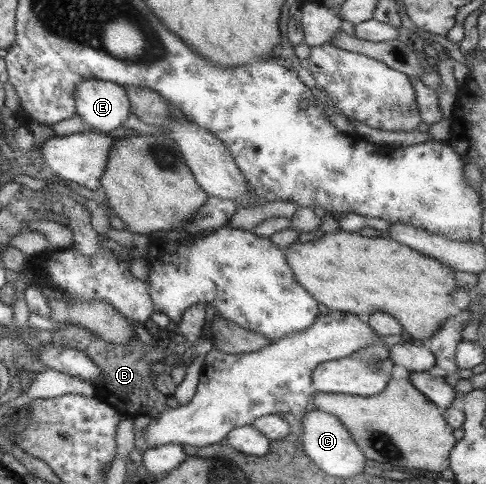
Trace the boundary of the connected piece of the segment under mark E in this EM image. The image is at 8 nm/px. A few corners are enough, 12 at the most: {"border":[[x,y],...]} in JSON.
{"border":[[83,80],[73,90],[75,114],[108,134],[126,123],[125,88]]}

